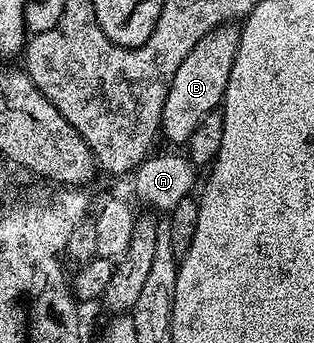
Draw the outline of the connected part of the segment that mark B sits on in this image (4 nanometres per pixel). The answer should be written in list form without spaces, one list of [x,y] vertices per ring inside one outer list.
[[[238,23],[222,24],[220,28],[205,34],[205,38],[201,38],[201,42],[197,42],[193,50],[185,54],[185,62],[181,62],[181,66],[177,66],[177,74],[173,74],[173,82],[169,86],[169,94],[159,119],[162,139],[167,139],[171,144],[186,145],[197,130],[201,118],[222,105],[223,95],[229,86],[229,74],[237,58],[240,31]]]

